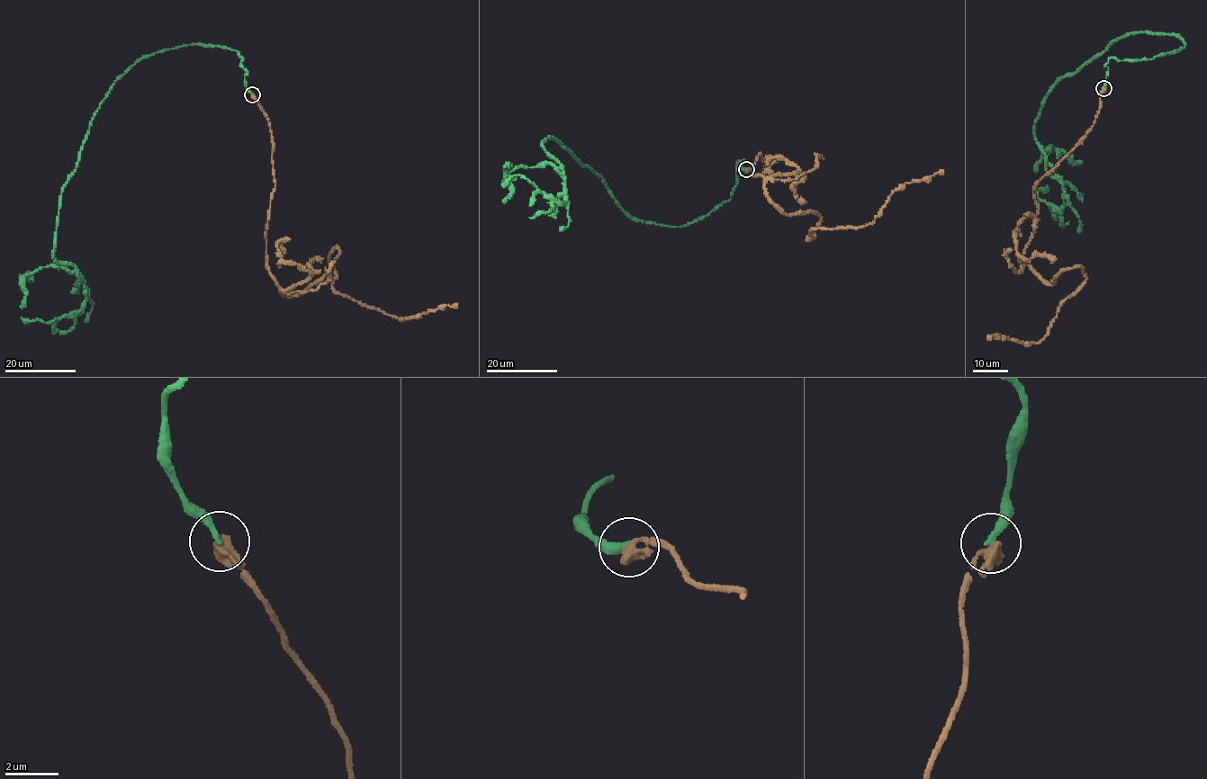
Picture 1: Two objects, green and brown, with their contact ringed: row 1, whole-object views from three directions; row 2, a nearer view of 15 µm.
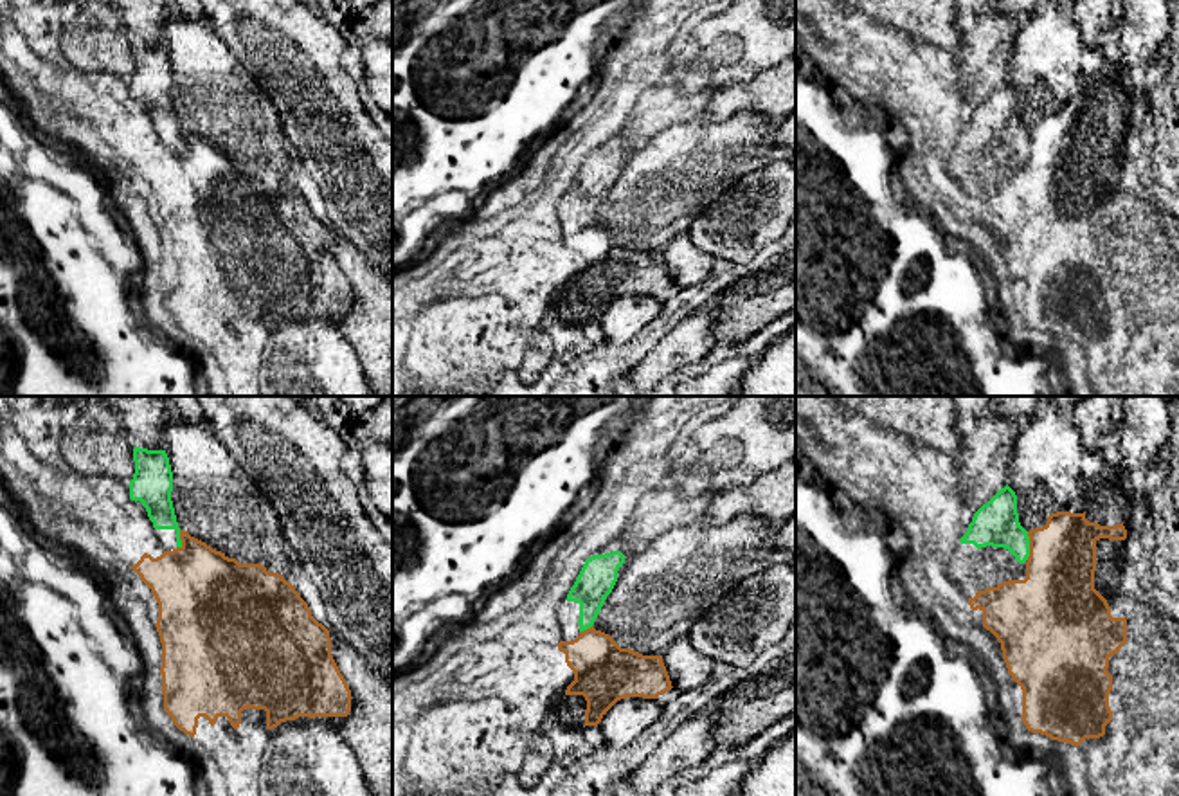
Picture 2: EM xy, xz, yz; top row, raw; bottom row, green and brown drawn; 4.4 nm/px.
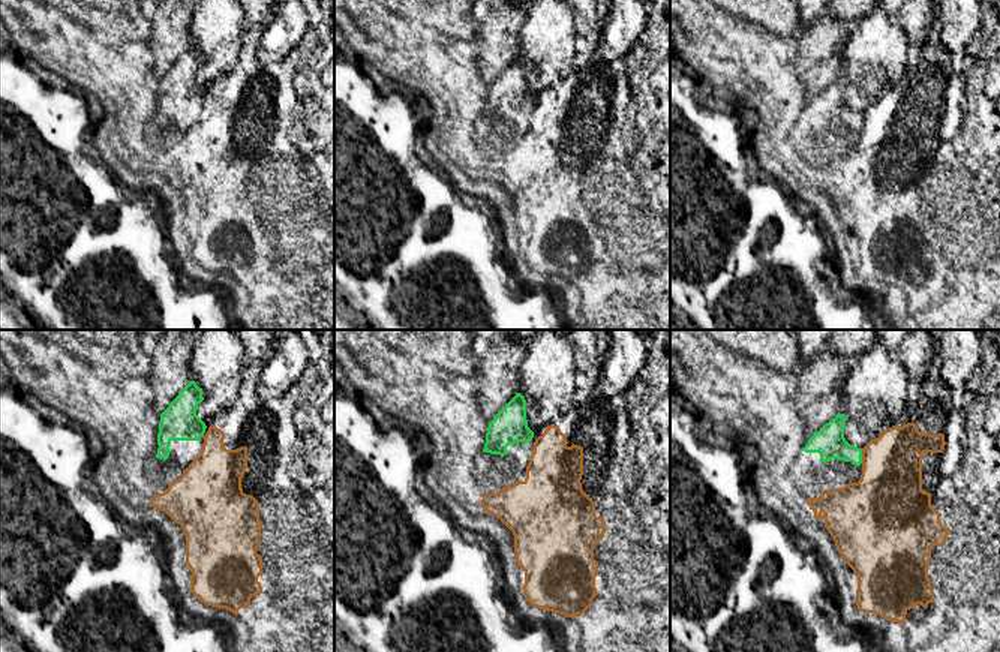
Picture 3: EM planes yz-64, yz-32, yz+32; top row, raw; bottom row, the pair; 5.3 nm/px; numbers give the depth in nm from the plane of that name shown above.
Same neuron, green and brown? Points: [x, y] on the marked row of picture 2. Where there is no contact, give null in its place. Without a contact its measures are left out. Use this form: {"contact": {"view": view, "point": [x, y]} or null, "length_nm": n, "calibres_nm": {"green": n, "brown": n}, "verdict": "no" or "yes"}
{"contact": {"view": "yz", "point": [1028, 546]}, "length_nm": 130, "calibres_nm": {"green": 200, "brown": 320}, "verdict": "yes"}

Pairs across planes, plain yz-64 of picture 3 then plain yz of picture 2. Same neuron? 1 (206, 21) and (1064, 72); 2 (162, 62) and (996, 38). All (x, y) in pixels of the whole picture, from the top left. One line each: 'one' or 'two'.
1: one
2: one

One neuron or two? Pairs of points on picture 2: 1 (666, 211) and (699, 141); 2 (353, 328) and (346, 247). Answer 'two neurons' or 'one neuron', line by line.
1: one neuron
2: one neuron

